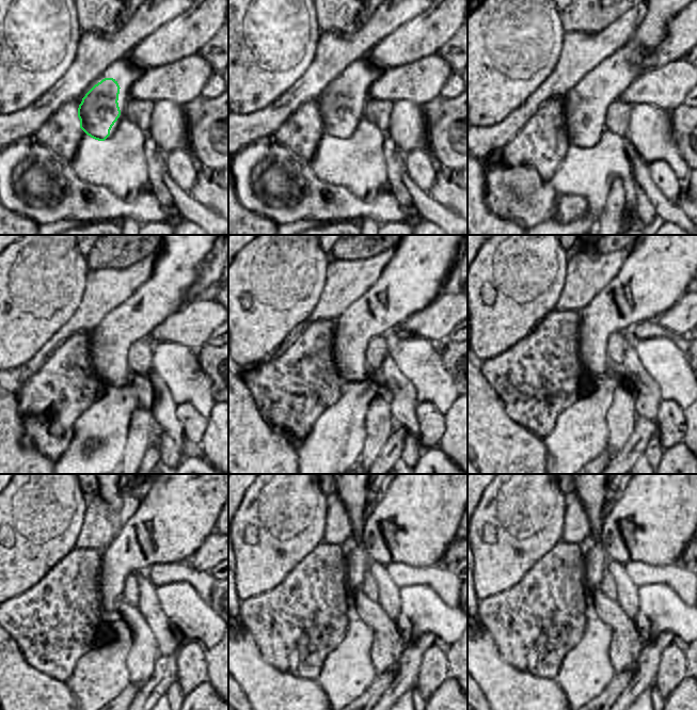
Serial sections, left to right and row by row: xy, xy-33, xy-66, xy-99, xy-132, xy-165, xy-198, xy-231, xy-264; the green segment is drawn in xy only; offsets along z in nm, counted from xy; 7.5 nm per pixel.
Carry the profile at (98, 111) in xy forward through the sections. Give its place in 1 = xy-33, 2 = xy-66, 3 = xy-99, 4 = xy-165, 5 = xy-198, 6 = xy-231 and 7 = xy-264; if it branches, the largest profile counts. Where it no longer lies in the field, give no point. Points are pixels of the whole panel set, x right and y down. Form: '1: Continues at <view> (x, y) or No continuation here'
1: Continues at xy-33 (343, 107)
2: Continues at xy-66 (587, 103)
3: Continues at xy-99 (175, 272)
4: Continues at xy-165 (653, 278)
5: Continues at xy-198 (180, 510)
6: Continues at xy-231 (416, 519)
7: Continues at xy-264 (654, 519).

